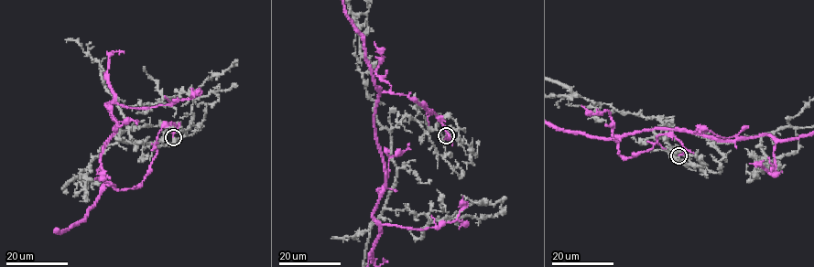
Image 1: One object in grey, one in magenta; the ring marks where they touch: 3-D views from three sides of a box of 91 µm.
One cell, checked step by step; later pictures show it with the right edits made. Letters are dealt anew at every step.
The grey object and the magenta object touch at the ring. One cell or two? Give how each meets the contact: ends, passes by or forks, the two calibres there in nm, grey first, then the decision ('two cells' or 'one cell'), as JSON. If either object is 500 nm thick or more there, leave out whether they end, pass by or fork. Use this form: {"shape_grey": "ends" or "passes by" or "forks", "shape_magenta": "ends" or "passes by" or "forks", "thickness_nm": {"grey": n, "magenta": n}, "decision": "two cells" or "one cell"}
{"shape_grey": "ends", "shape_magenta": "ends", "thickness_nm": {"grey": 180, "magenta": 160}, "decision": "two cells"}

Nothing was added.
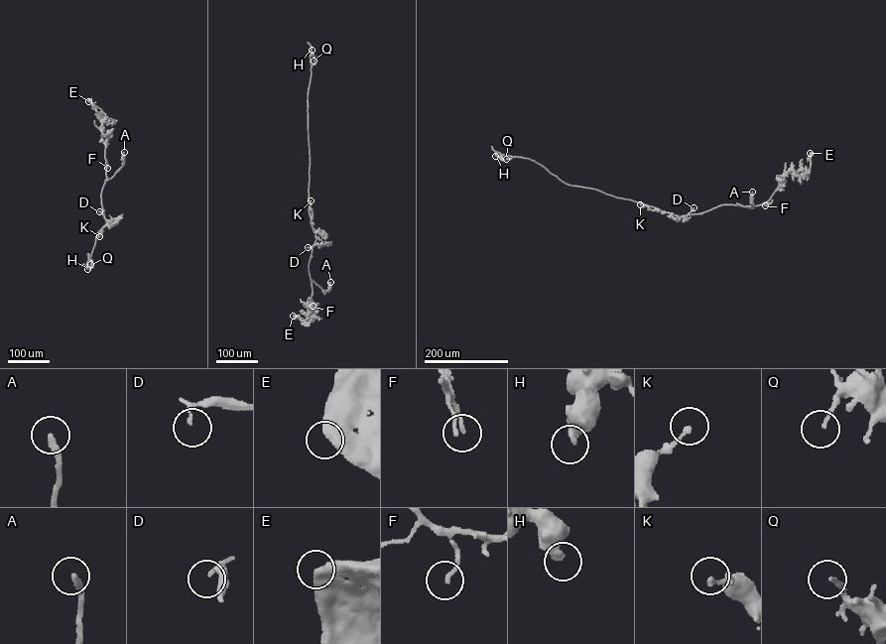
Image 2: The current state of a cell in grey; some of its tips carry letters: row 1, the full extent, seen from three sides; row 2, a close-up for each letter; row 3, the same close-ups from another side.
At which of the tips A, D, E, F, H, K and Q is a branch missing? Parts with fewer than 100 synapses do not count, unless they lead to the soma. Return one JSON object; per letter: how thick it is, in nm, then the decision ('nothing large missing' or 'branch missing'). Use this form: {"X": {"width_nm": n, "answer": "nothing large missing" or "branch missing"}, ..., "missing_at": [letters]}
{"A": {"width_nm": 220, "answer": "branch missing"}, "D": {"width_nm": 140, "answer": "branch missing"}, "E": {"width_nm": 600, "answer": "nothing large missing"}, "F": {"width_nm": 120, "answer": "nothing large missing"}, "H": {"width_nm": 480, "answer": "nothing large missing"}, "K": {"width_nm": 180, "answer": "nothing large missing"}, "Q": {"width_nm": 130, "answer": "nothing large missing"}, "missing_at": ["A", "D"]}

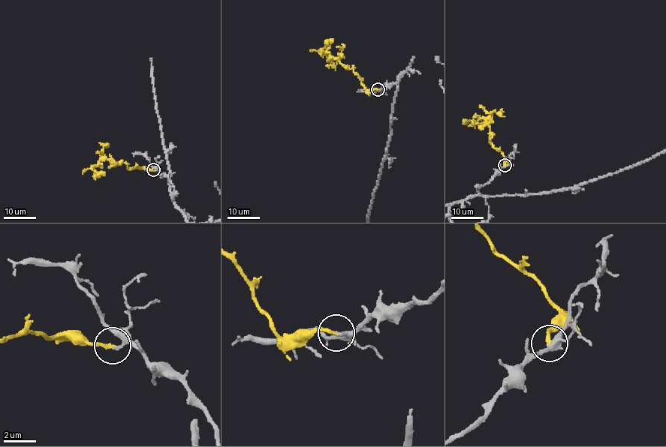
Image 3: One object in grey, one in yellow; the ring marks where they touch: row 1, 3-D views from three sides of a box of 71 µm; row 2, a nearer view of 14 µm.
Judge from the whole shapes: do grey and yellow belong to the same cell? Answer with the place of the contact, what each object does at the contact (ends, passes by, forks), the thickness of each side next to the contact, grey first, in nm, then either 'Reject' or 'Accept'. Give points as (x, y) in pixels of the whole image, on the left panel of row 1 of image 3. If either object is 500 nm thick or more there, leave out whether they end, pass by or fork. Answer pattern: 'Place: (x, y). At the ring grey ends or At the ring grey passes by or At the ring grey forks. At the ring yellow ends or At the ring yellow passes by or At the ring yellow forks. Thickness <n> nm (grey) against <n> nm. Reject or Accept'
Place: (153, 169). At the ring grey ends. At the ring yellow ends. Thickness 160 nm (grey) against 200 nm. Accept

